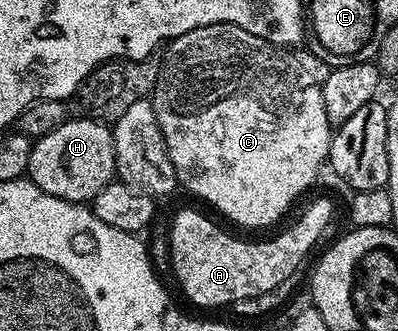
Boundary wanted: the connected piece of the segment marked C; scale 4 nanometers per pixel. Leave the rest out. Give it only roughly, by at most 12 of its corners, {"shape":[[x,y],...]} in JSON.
{"shape":[[232,24],[149,97],[178,183],[243,228],[318,178],[321,87]]}

